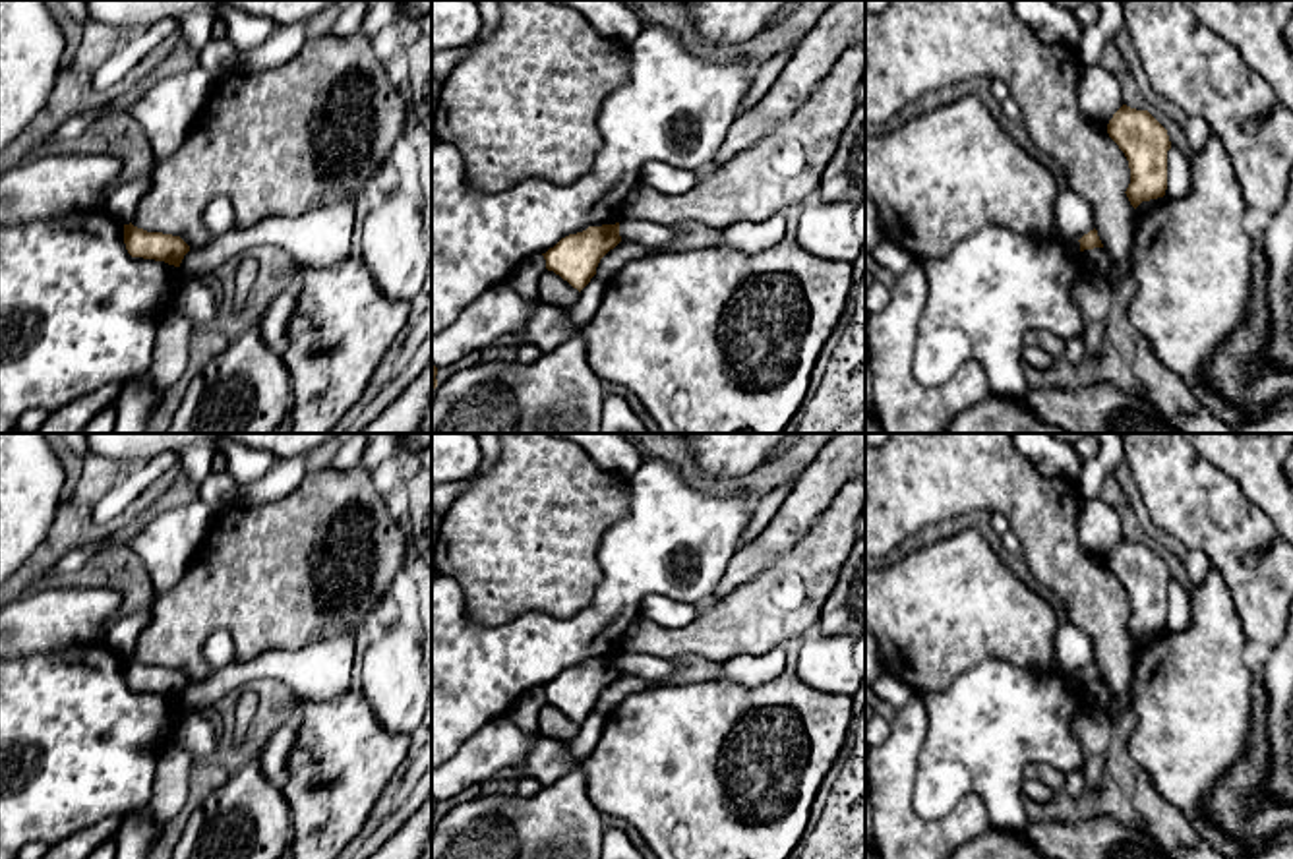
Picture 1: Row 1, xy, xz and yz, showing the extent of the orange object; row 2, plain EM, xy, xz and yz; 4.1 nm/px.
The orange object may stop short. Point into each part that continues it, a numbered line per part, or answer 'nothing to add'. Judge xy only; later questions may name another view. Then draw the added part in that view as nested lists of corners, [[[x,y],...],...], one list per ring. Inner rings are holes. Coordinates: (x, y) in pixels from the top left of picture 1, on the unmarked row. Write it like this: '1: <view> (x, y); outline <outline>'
nothing to add

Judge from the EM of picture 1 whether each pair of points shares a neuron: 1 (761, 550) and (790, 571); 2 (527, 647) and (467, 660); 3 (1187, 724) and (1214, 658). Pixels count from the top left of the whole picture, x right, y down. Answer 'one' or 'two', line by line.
1: two
2: one
3: one

